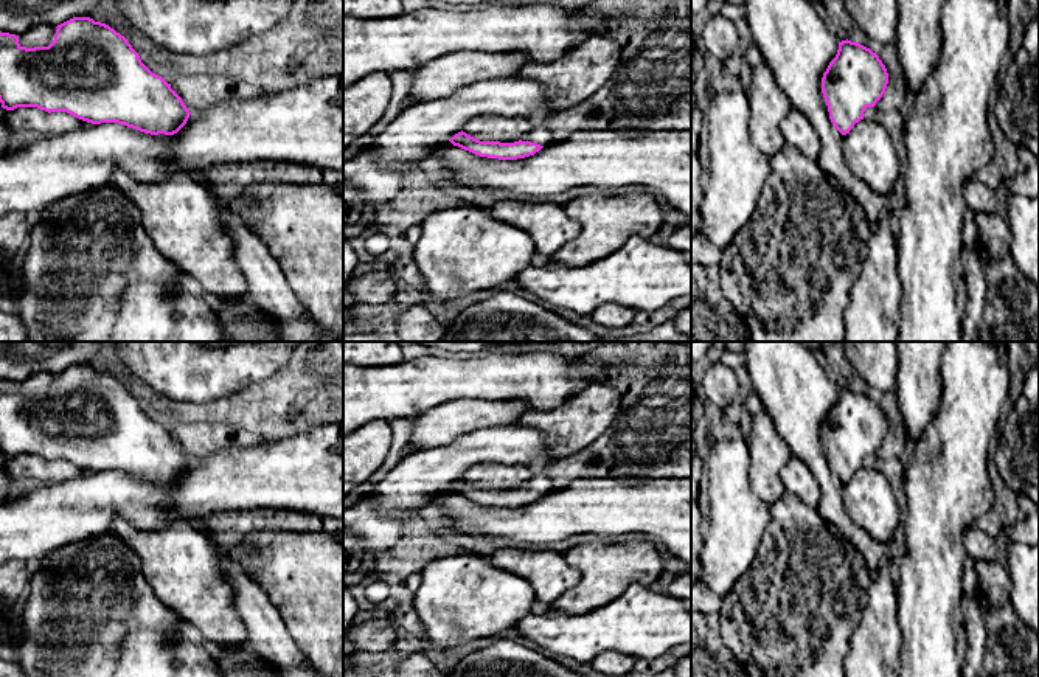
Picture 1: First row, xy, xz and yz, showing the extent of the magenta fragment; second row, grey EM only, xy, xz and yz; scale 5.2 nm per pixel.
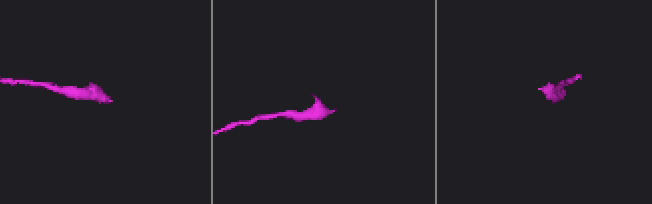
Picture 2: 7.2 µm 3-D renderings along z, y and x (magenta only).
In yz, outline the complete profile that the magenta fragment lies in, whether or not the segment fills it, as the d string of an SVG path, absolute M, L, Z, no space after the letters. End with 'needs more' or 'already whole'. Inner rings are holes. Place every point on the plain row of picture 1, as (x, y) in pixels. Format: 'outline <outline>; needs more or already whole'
outline M839 390L836 405L822 425L822 441L834 475L846 483L864 467L867 455L874 455L885 441L888 421L882 408L870 396L851 390Z; already whole

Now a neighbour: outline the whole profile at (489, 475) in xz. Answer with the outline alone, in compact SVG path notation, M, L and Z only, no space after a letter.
M483 463L469 467L463 480L480 489L514 491L522 488L536 469L523 464Z

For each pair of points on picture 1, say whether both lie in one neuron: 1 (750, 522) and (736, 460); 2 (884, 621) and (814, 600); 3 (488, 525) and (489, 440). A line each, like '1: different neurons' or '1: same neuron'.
1: same neuron
2: different neurons
3: different neurons

